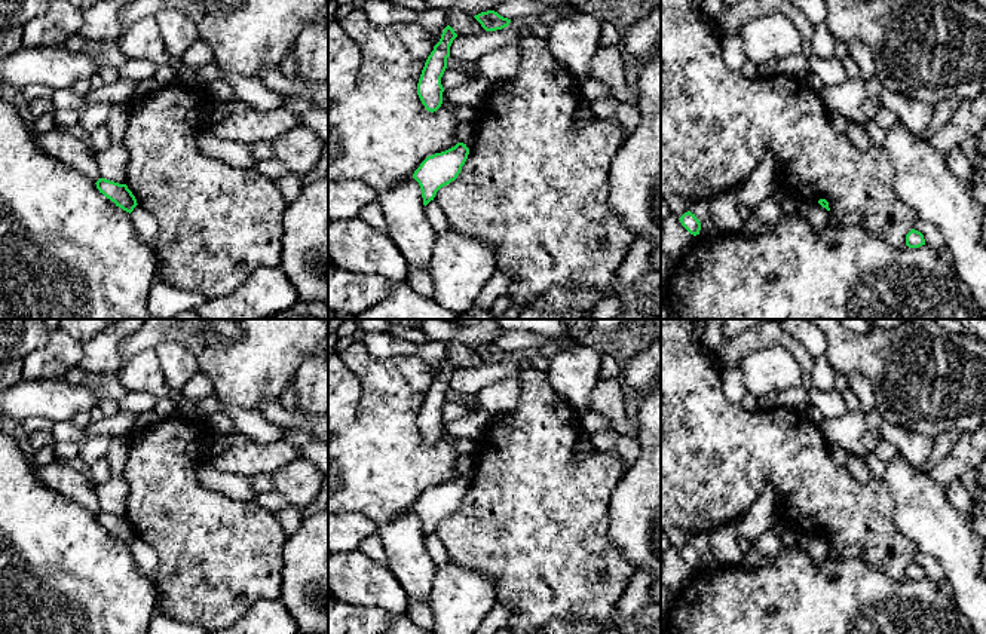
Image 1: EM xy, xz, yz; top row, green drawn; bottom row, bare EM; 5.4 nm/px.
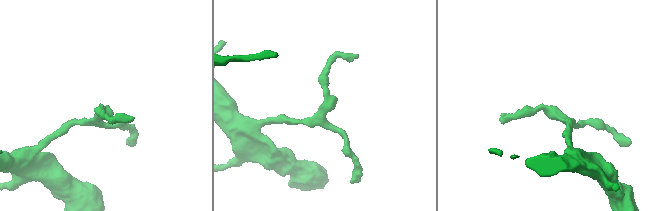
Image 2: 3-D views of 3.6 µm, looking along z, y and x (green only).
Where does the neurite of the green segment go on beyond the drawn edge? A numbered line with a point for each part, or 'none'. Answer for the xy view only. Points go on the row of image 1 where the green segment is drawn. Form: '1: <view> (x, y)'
none

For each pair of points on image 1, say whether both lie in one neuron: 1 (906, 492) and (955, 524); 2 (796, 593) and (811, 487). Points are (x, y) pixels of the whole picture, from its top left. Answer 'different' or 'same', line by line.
1: same
2: different

